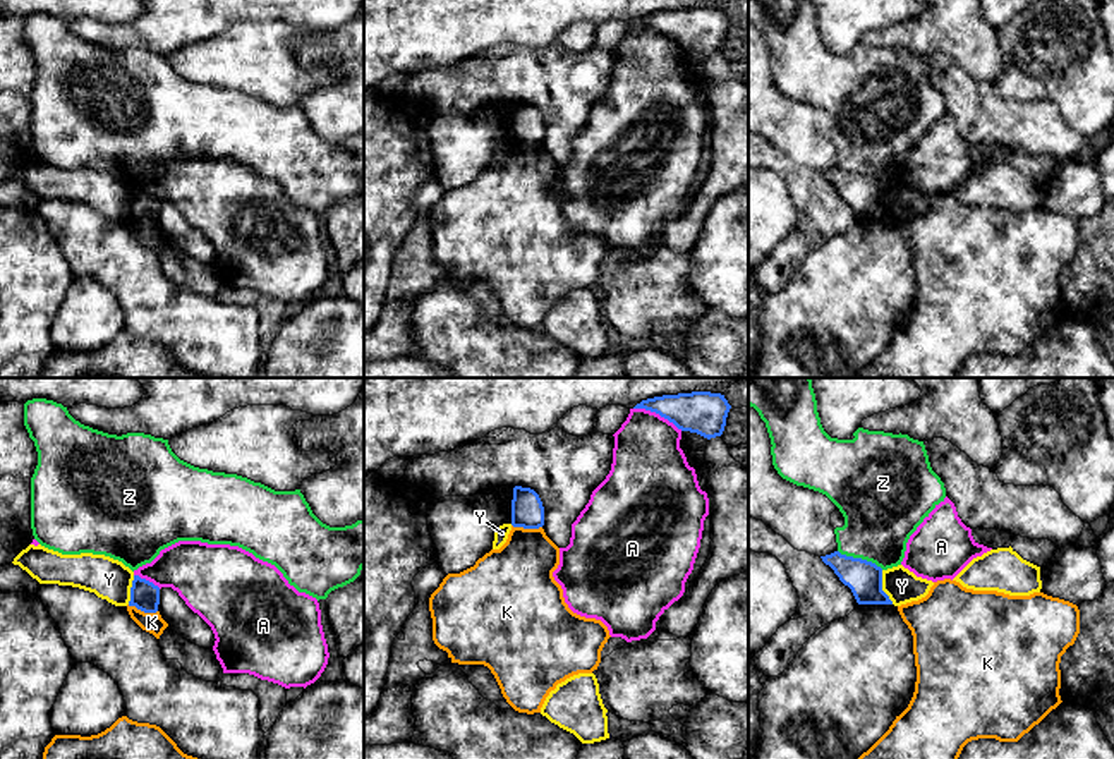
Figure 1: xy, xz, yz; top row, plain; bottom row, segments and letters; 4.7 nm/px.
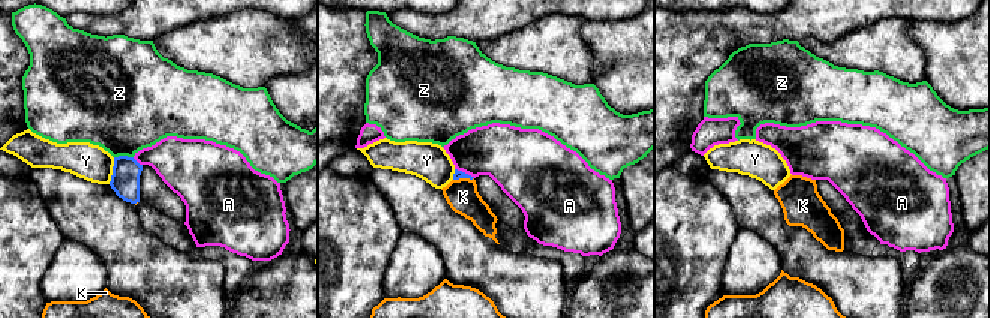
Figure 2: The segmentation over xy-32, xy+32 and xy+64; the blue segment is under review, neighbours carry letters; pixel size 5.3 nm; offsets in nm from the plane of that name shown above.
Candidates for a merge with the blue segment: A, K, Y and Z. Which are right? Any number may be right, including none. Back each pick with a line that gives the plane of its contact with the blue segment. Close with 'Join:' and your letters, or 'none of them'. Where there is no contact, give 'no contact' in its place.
Join: none of them

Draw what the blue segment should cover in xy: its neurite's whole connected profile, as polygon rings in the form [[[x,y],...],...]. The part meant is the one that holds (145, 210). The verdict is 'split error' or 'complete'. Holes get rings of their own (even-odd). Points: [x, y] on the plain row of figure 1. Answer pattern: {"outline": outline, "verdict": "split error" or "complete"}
{"outline": [[[134,191],[129,222],[144,228],[156,228],[160,220],[160,203],[153,197]]], "verdict": "complete"}

